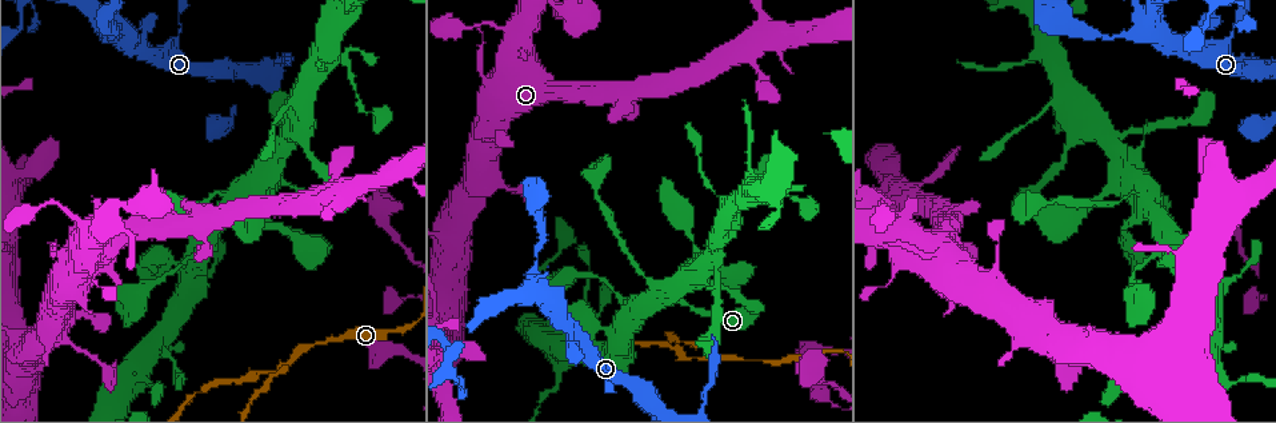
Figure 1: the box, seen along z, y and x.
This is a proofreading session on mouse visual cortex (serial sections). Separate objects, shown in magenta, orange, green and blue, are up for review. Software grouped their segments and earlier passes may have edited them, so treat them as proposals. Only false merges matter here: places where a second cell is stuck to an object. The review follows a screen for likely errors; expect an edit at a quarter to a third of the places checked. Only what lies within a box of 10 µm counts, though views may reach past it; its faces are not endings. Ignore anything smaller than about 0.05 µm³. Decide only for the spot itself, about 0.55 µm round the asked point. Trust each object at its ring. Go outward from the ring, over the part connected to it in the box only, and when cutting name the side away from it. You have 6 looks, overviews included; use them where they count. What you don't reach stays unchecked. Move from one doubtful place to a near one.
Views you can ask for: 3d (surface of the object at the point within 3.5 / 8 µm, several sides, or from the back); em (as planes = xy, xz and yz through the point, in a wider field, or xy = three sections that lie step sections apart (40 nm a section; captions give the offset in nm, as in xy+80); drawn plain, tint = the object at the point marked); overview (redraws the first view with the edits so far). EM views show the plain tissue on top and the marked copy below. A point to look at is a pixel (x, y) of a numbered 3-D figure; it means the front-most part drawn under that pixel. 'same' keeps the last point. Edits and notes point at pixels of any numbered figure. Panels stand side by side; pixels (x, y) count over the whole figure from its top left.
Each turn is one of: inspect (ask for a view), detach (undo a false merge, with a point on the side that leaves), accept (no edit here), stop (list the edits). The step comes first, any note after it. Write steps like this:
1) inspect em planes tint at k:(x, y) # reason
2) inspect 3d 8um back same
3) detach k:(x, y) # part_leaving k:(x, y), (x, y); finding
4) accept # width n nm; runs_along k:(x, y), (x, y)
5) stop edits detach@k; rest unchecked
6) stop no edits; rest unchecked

inspect 3d 3.5um at 1:(1138, 29) # four arms meet

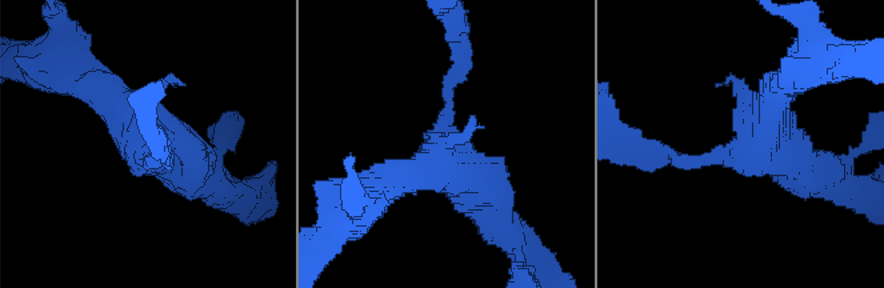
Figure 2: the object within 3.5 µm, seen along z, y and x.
inspect em planes tint at 2:(749, 142) # arms 4; arm_widths 100, 150, 450, 450 nm; need the tissue

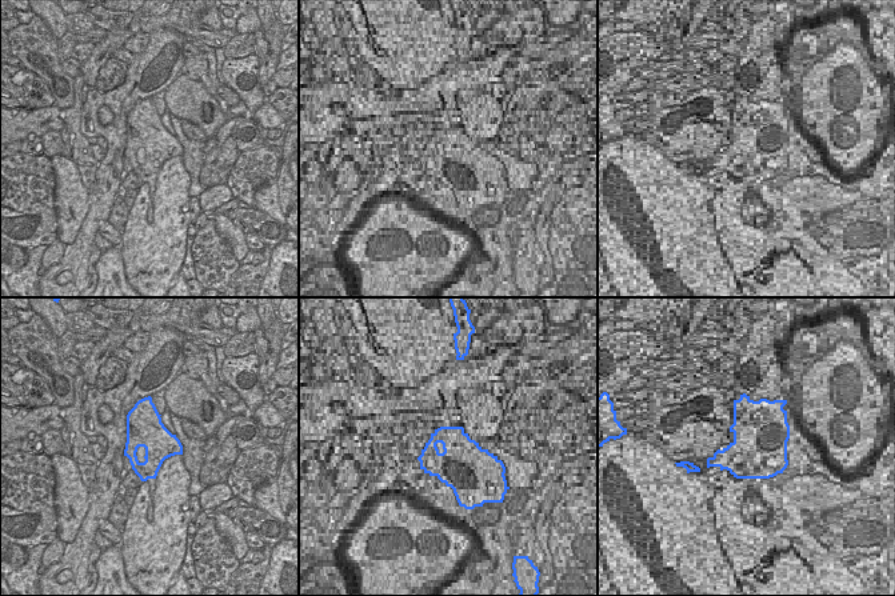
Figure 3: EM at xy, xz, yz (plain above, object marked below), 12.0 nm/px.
inspect em xy step 2 tint same

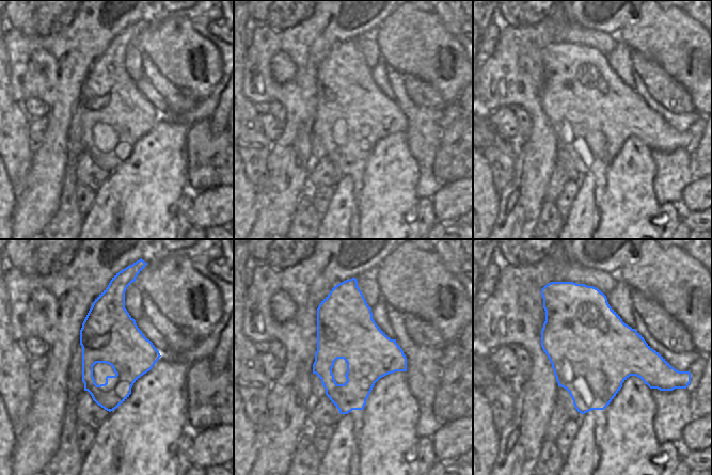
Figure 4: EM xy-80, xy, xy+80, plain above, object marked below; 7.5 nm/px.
accept # width 440 nm; runs_along 2:(198, 174), (170, 140), (79, 79); one cell here

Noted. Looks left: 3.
inspect 3d 8um at 1:(283, 367) # three arms meet

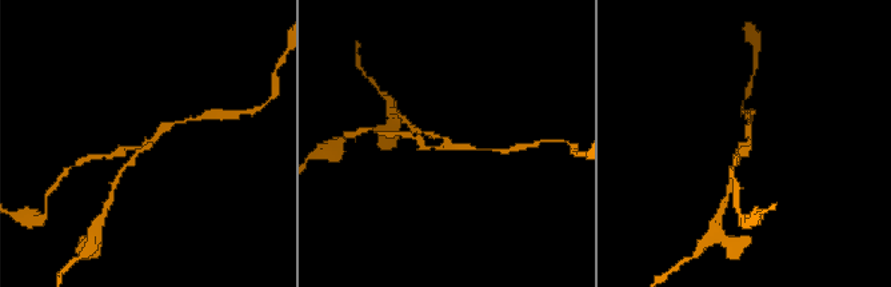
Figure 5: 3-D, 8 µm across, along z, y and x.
inspect em xy step 3 tint same # need the tissue

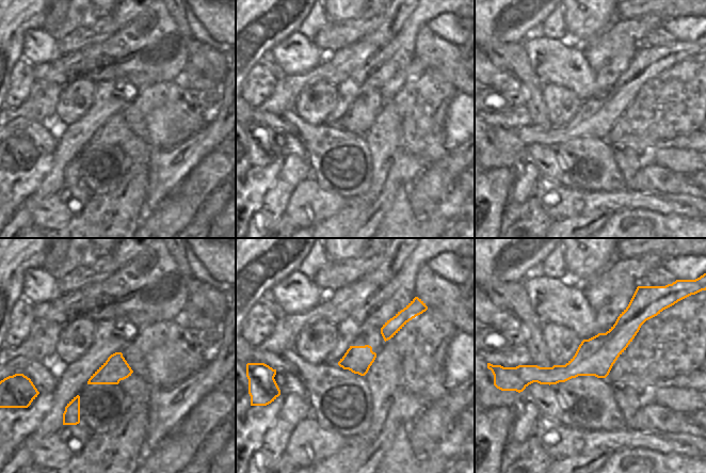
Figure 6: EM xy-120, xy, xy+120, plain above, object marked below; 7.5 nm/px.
detach 5:(131, 163) # arms 3; arm_widths 150, 150, 200 nm; part_leaving 5:(146, 147), (123, 167), (112, 188); a second cell is stuck on

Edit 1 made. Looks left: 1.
stop edits detach@5; rest unchecked

